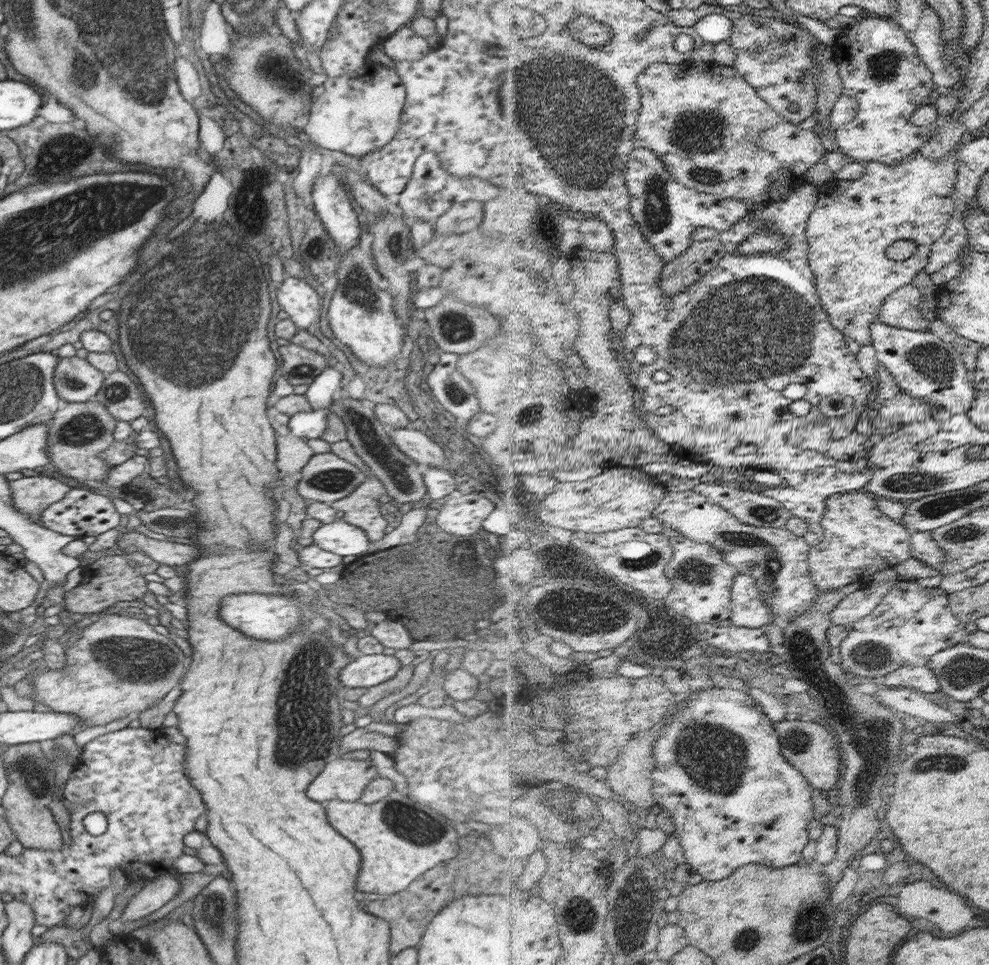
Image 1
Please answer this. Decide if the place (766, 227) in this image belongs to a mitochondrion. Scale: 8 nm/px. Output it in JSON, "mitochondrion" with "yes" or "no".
{"mitochondrion":"no"}

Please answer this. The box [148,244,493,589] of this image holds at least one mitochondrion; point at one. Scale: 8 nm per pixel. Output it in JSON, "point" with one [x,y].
{"point":[366,440]}

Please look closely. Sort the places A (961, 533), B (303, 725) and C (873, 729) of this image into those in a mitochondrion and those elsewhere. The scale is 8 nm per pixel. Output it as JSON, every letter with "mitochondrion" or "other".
{"A":"mitochondrion","B":"mitochondrion","C":"other"}

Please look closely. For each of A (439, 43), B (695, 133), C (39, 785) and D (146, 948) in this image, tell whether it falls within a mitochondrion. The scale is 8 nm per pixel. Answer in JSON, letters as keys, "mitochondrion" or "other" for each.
{"A":"other","B":"mitochondrion","C":"mitochondrion","D":"other"}

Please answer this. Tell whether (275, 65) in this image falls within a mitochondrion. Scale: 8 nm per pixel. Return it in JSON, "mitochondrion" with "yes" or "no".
{"mitochondrion":"yes"}

